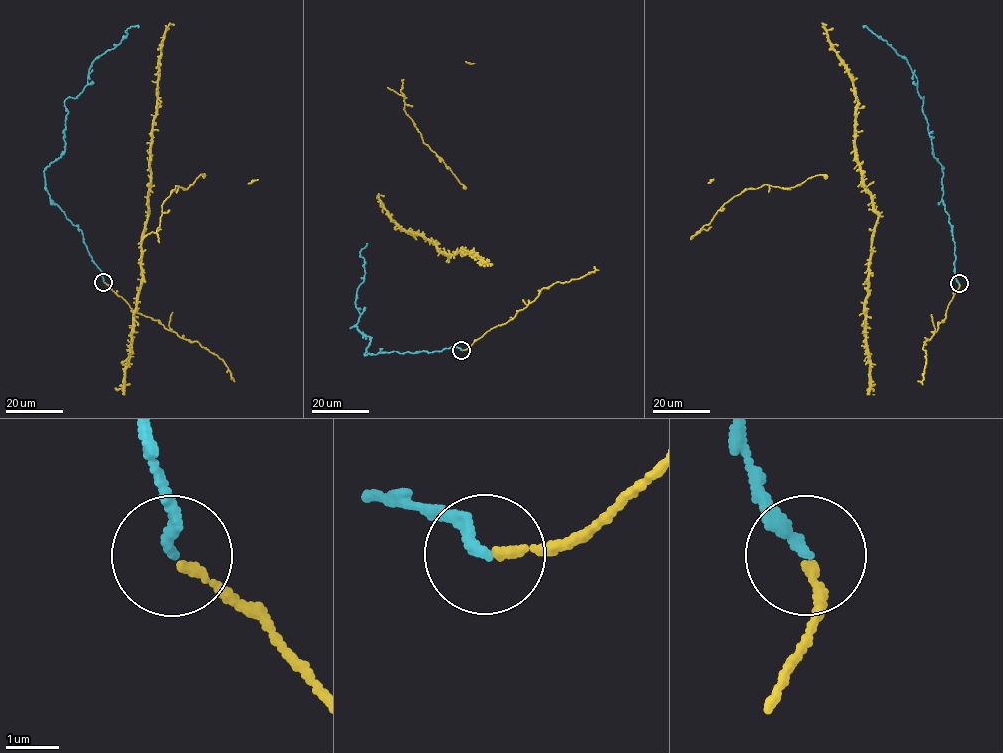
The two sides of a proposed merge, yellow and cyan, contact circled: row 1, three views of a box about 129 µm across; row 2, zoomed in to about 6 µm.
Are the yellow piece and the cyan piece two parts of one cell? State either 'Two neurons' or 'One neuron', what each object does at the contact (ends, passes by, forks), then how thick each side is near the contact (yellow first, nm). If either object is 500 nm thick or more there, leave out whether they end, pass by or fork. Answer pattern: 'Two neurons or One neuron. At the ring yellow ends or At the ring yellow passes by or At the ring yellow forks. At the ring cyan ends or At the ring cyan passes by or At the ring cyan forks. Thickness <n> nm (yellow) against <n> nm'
One neuron. At the ring yellow ends. At the ring cyan ends. Thickness 160 nm (yellow) against 200 nm

